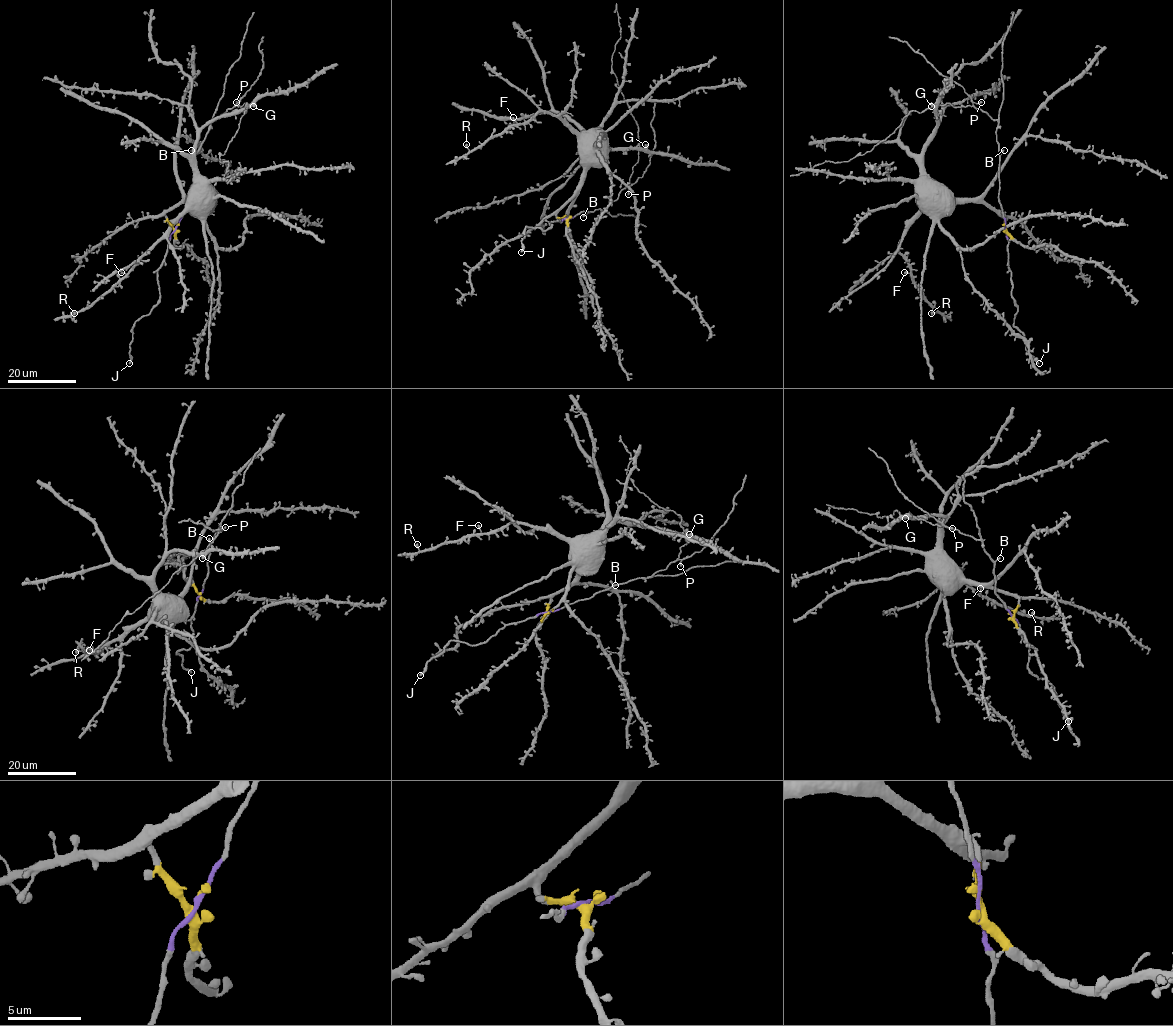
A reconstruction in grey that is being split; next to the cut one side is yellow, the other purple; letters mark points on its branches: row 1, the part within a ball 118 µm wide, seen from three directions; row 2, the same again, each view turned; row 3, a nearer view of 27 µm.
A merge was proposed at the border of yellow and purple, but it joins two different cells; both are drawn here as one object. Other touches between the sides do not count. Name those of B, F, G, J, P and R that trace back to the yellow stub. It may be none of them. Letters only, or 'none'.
F, G, R

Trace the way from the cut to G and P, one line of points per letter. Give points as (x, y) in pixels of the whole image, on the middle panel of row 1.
G: (567, 218), (559, 218), (556, 212), (579, 183), (587, 136), (594, 148), (646, 149), (645, 144)
P: (567, 218), (583, 212), (603, 211), (629, 185), (628, 195)

